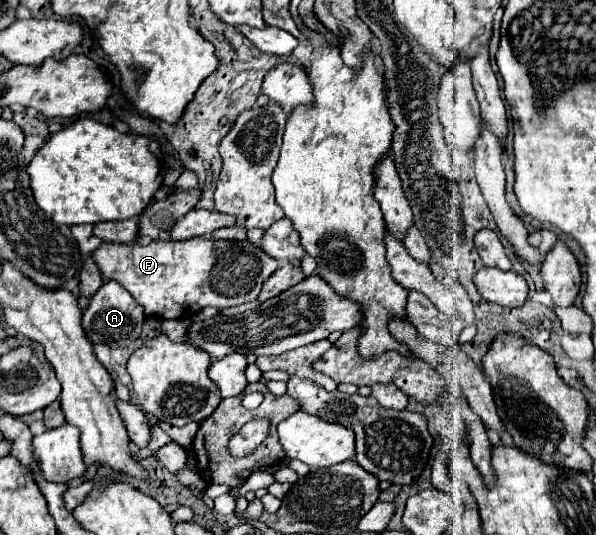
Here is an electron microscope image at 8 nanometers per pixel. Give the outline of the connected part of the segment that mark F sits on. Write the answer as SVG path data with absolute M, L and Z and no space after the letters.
M193 237L187 241L151 241L147 245L109 245L103 243L93 251L95 263L105 279L115 279L121 283L131 297L145 309L145 315L155 315L161 319L185 319L201 311L203 307L235 307L247 301L255 301L261 293L263 283L279 269L279 261L271 259L259 245L251 241L225 241Z

